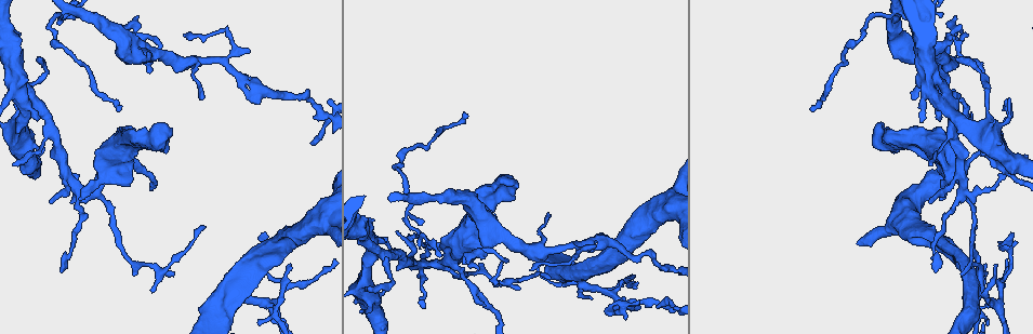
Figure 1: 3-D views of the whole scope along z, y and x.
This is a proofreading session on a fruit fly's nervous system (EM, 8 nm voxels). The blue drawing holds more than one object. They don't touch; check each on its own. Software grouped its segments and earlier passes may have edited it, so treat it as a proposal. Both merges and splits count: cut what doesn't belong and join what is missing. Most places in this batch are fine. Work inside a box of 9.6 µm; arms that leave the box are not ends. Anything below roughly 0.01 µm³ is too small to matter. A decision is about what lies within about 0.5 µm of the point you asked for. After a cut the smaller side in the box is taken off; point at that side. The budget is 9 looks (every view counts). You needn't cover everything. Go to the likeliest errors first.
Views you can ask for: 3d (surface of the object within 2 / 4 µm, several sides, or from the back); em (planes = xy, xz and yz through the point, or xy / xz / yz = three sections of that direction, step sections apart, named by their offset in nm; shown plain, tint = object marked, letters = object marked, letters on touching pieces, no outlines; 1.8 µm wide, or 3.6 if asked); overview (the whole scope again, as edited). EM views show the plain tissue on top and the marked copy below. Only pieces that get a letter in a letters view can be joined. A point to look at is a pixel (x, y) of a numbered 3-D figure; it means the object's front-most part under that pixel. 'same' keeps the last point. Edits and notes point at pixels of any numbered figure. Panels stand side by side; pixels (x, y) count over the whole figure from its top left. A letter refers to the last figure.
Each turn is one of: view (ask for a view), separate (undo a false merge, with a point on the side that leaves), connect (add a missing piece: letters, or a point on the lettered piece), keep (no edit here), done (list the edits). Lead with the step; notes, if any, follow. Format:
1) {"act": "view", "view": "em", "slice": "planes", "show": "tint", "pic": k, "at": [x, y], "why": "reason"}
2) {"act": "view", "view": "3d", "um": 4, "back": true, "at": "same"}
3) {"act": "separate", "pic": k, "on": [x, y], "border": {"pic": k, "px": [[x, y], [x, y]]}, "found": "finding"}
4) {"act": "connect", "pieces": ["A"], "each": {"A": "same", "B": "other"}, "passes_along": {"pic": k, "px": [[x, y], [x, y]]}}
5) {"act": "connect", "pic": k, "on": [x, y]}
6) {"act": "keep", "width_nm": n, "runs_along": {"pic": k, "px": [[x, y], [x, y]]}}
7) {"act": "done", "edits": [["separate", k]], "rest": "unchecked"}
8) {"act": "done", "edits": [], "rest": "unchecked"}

{"act": "view", "view": "3d", "um": 2, "pic": 1, "at": [972, 130]}

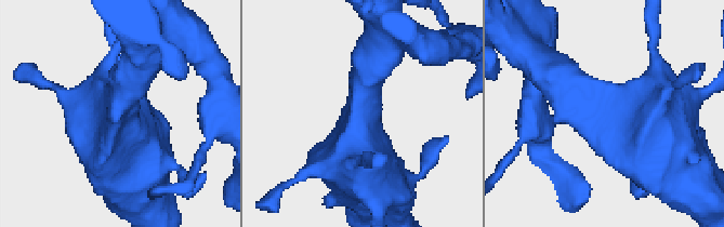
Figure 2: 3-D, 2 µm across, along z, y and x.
{"act": "view", "view": "em", "slice": "xz", "step": 8, "show": "tint", "pic": 2, "at": [607, 106], "arms": 4, "why": "need the tissue"}

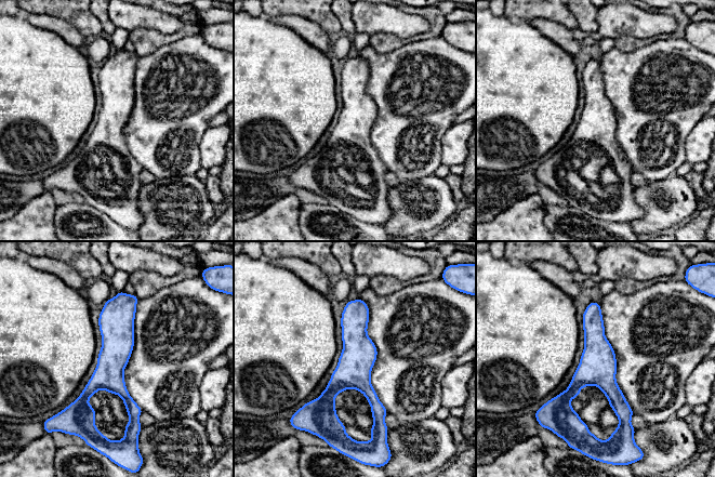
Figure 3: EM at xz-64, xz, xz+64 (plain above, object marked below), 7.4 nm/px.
{"act": "view", "view": "em", "slice": "planes", "show": "letters", "at": "same"}

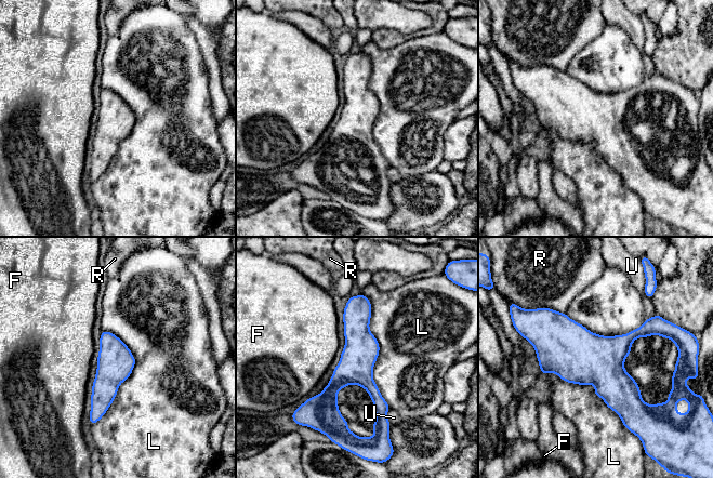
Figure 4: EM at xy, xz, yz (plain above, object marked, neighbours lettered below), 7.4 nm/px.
{"act": "keep", "each": {"F": "other", "L": "other", "R": "other", "U": "other"}, "runs_along": {"pic": 4, "px": [[361, 297], [357, 360], [331, 389], [341, 421]]}, "found": "all the same neuron"}

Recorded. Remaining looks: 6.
{"act": "view", "view": "em", "slice": "planes", "show": "letters", "pic": 1, "at": [490, 236], "why": "sudden change in width"}

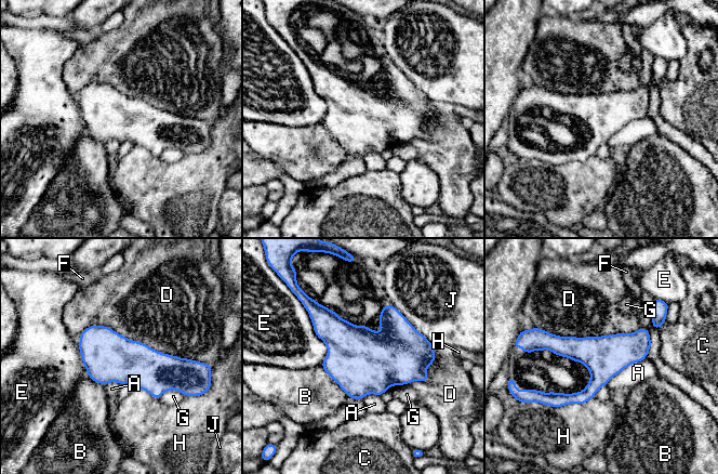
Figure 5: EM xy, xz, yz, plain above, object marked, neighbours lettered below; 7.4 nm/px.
{"act": "keep", "each": {"A": "other", "B": "other", "C": "other", "D": "other", "E": "other", "F": "other", "G": "other", "H": "other", "J": "other"}, "found": "continuous, no second neuron"}

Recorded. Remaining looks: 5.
{"act": "view", "view": "3d", "um": 2, "pic": 1, "at": [243, 76], "why": "arms run side by side"}

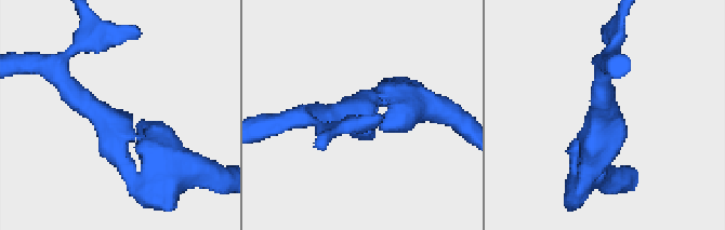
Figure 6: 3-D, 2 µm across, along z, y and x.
{"act": "view", "view": "em", "slice": "planes", "show": "tint", "pic": 6, "at": [355, 112], "arms": 3, "arm_widths_nm": [180, 180, 240]}

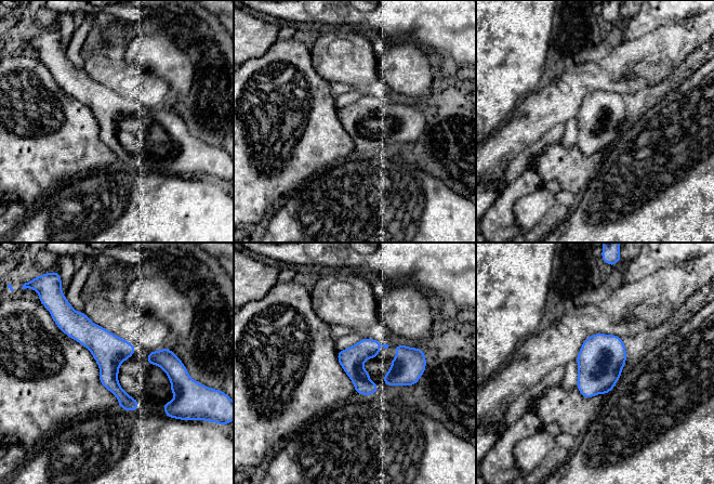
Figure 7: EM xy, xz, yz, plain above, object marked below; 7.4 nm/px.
{"act": "view", "view": "em", "slice": "planes", "show": "letters", "at": "same", "why": "see the neighbours"}

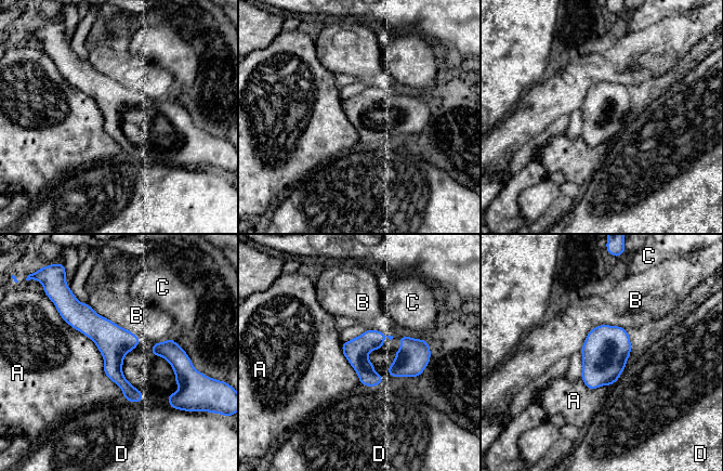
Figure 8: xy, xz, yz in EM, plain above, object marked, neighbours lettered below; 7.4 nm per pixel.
{"act": "keep", "each": {"A": "other", "B": "other", "C": "other", "D": "other"}, "runs_along": {"pic": 8, "px": [[76, 305], [137, 400]]}, "found": "all the same neuron"}

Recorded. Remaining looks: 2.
{"act": "view", "view": "em", "slice": "planes", "show": "letters", "pic": 1, "at": [972, 287], "why": "thick turns thin"}

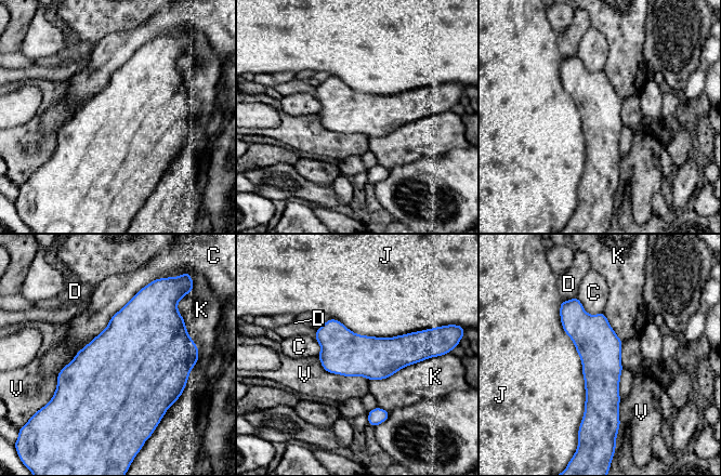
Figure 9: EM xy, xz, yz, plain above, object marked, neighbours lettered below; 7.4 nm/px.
{"act": "keep", "longest_contact_nm": ["J", 950], "each": {"C": "other", "D": "other", "J": "other", "K": "other", "V": "other"}, "runs_along": {"pic": 9, "px": [[574, 301], [597, 343], [594, 420]]}, "found": "all the same neuron"}

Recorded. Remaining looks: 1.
{"act": "done", "edits": [], "rest": "unchecked"}

